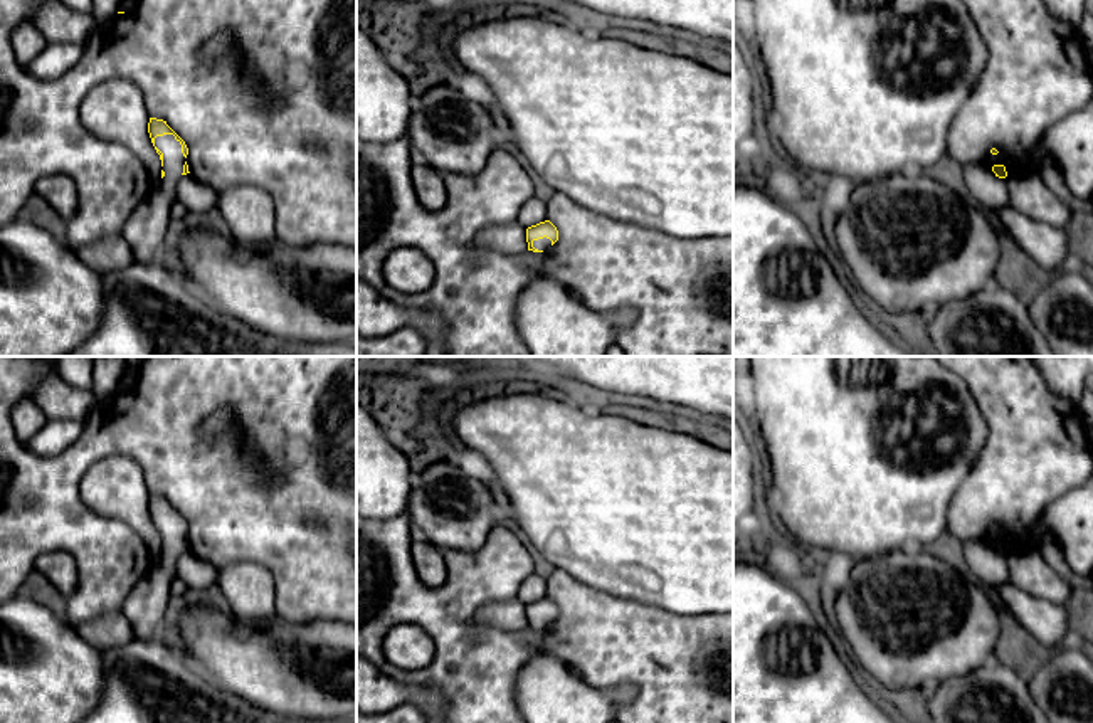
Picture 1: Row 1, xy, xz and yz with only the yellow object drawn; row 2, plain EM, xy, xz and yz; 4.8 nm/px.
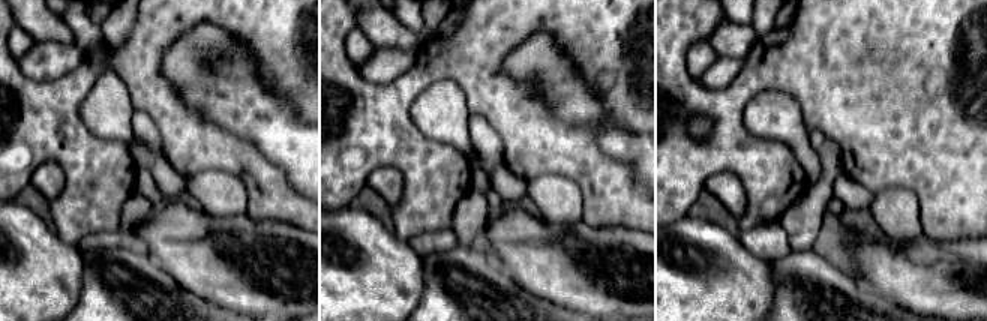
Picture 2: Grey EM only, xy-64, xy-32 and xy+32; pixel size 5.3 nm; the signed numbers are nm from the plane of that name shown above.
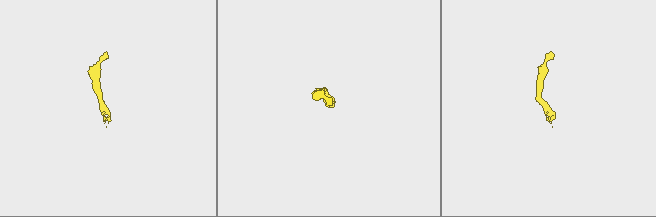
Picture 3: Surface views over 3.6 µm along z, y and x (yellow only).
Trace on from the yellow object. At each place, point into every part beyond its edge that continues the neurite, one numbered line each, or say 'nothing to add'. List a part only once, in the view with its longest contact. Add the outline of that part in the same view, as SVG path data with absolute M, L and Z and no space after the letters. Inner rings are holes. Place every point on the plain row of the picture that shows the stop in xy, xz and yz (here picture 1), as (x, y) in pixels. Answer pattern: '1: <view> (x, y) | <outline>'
1: xy (145, 607) | M173 511L156 513L155 523L163 530L165 553L161 555L161 562L151 567L141 582L129 592L121 609L138 639L158 636L163 625L172 600L170 585L177 575L177 560L187 538L182 530L182 521Z

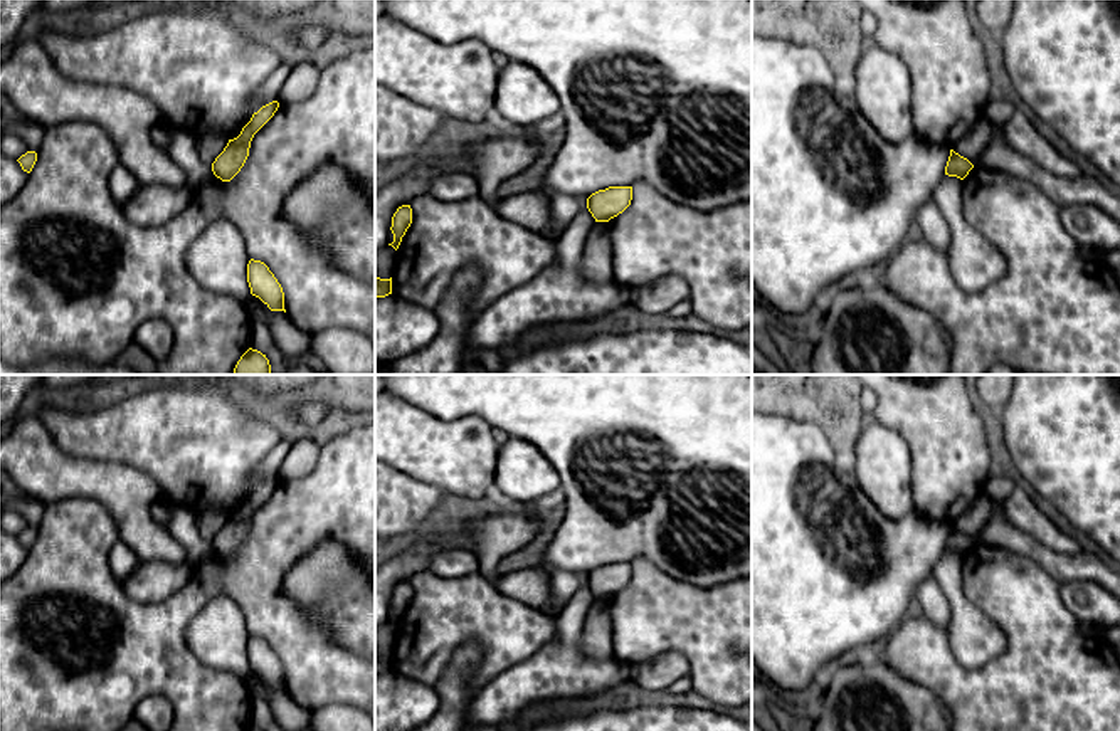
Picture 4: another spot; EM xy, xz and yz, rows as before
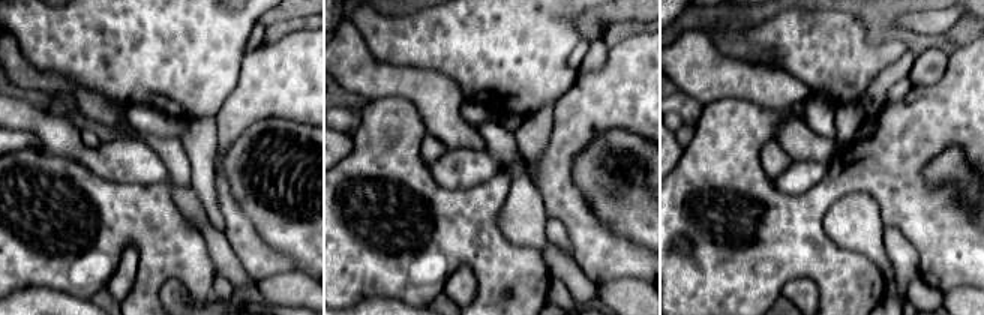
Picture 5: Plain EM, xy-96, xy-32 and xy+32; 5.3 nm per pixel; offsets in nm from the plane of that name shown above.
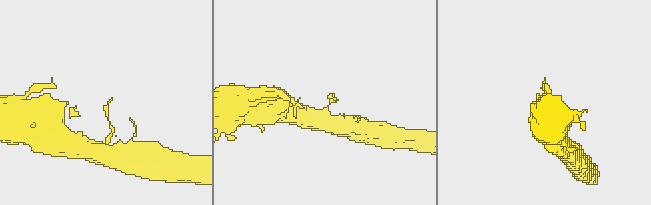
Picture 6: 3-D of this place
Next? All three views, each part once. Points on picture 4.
nothing to add

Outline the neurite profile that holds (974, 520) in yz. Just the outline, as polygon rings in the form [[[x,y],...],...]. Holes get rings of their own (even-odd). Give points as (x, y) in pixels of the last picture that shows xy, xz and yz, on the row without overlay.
[[[980,494],[964,514],[952,519],[952,526],[979,543],[984,528],[994,518],[994,502],[987,494]]]

